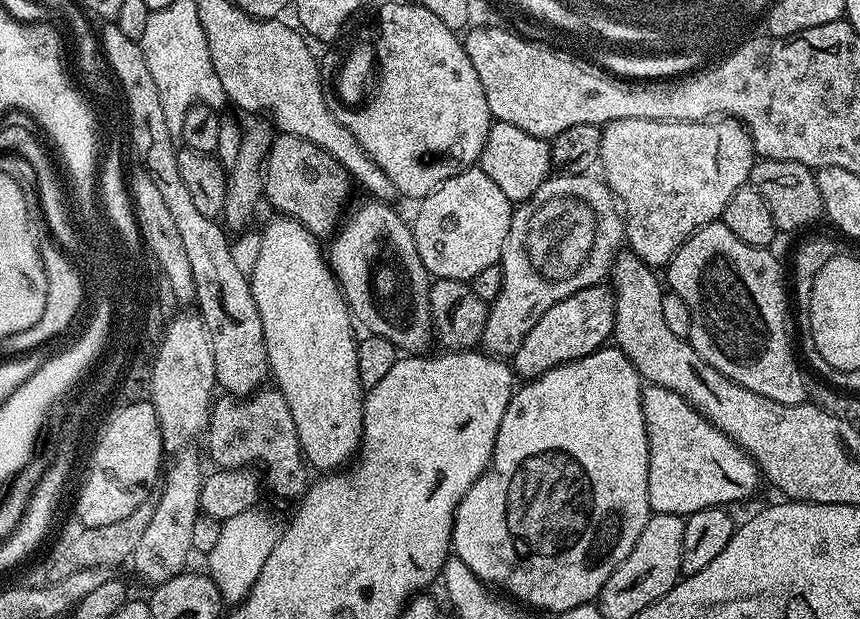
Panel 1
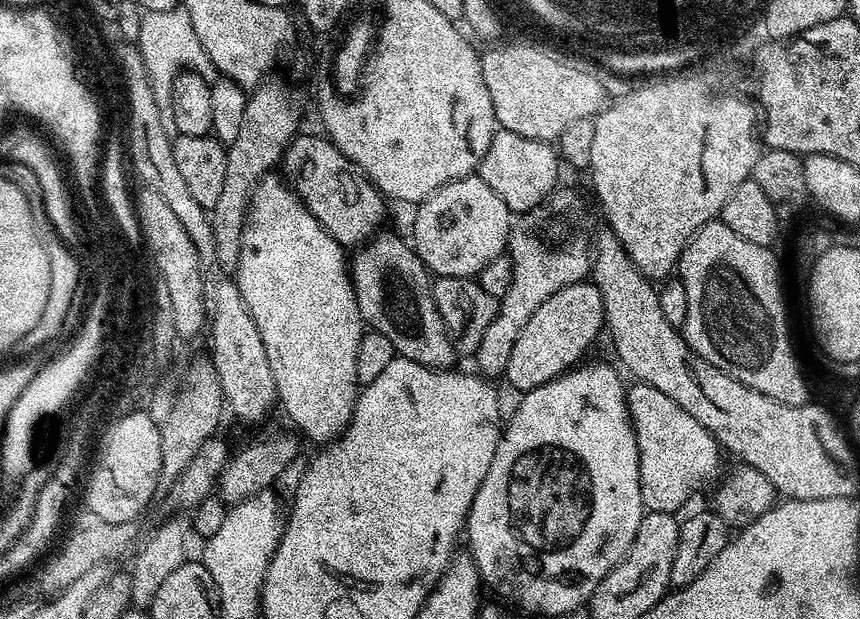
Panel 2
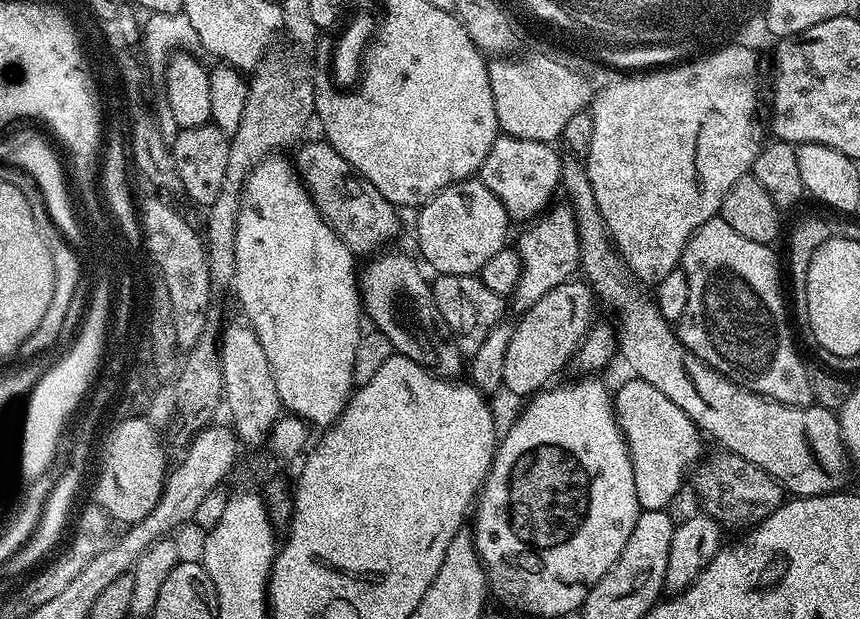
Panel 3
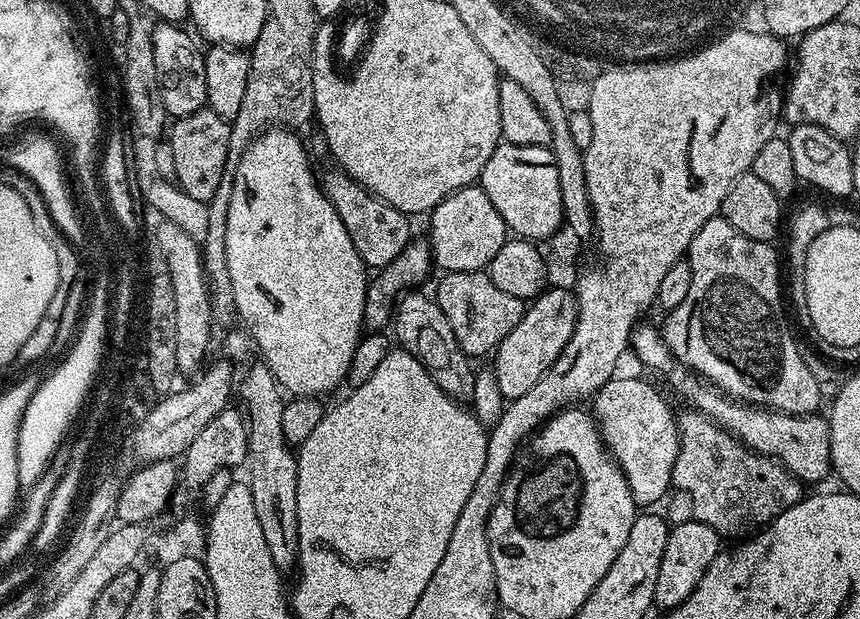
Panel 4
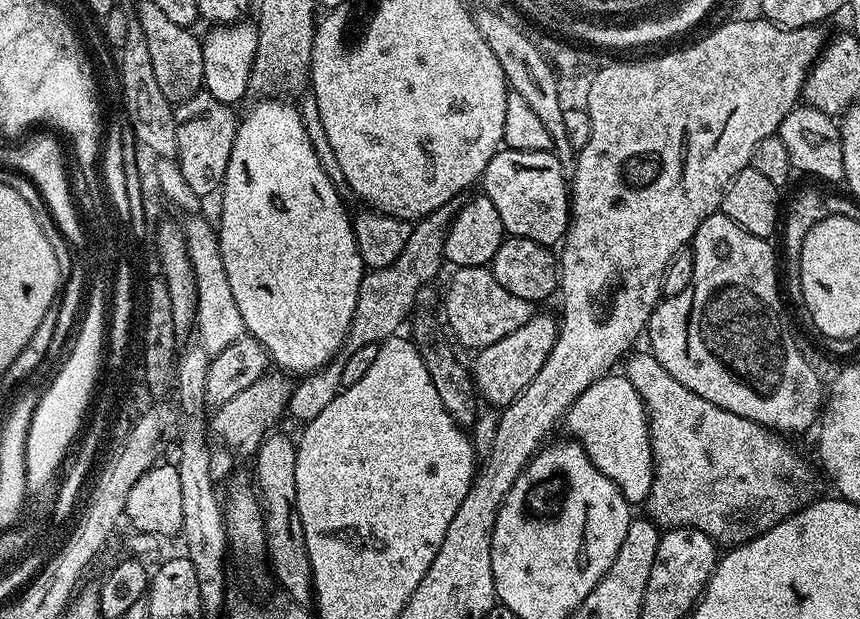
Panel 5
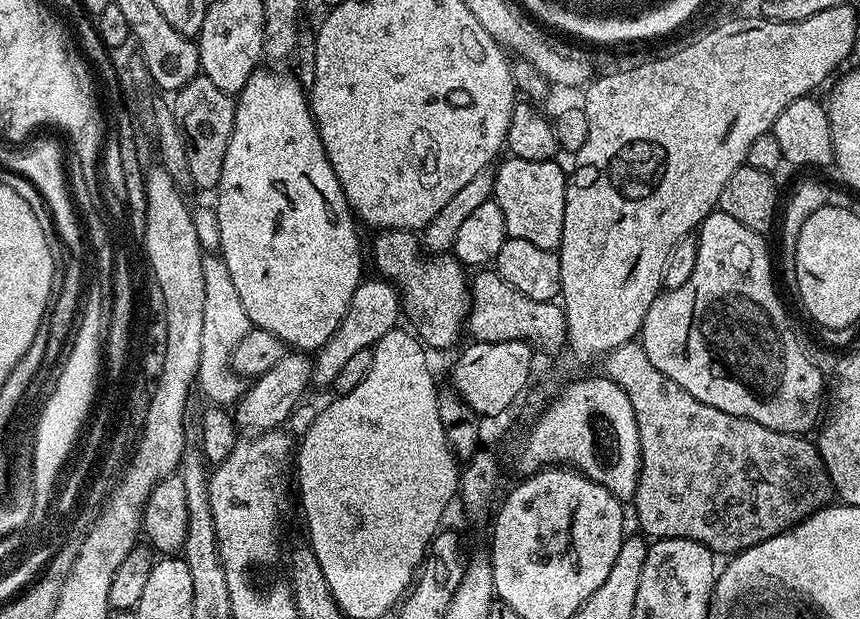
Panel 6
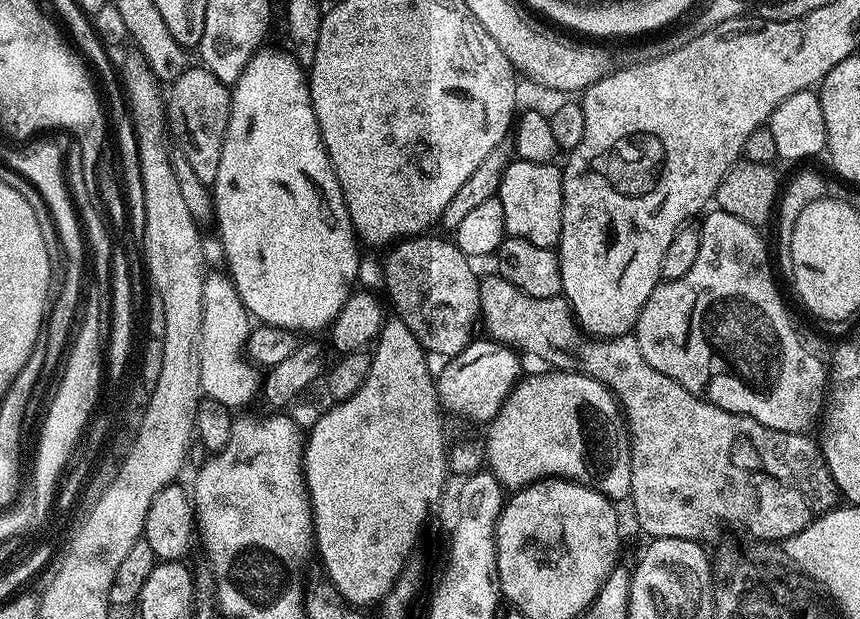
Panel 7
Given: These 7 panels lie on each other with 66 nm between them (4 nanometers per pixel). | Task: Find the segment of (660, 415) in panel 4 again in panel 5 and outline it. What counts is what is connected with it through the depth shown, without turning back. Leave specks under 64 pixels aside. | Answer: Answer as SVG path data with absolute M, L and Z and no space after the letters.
M609 374L595 380L569 406L562 421L573 441L582 445L590 462L620 488L629 505L643 505L652 489L652 443L648 433L648 412L627 376Z

